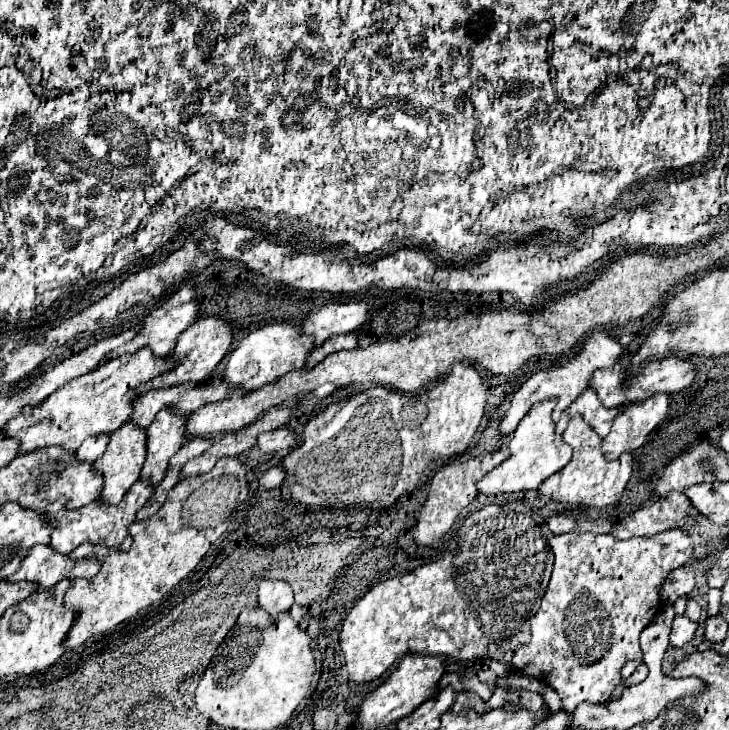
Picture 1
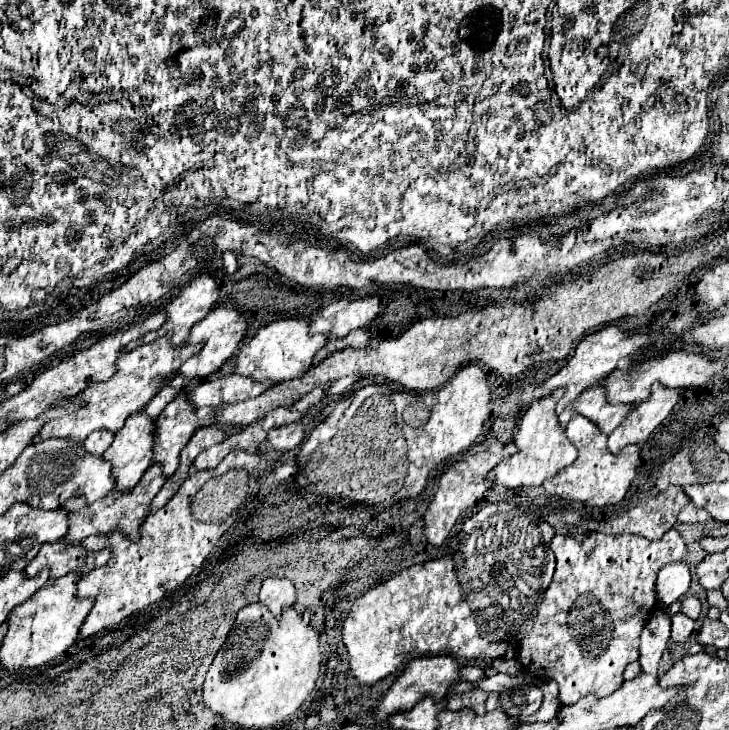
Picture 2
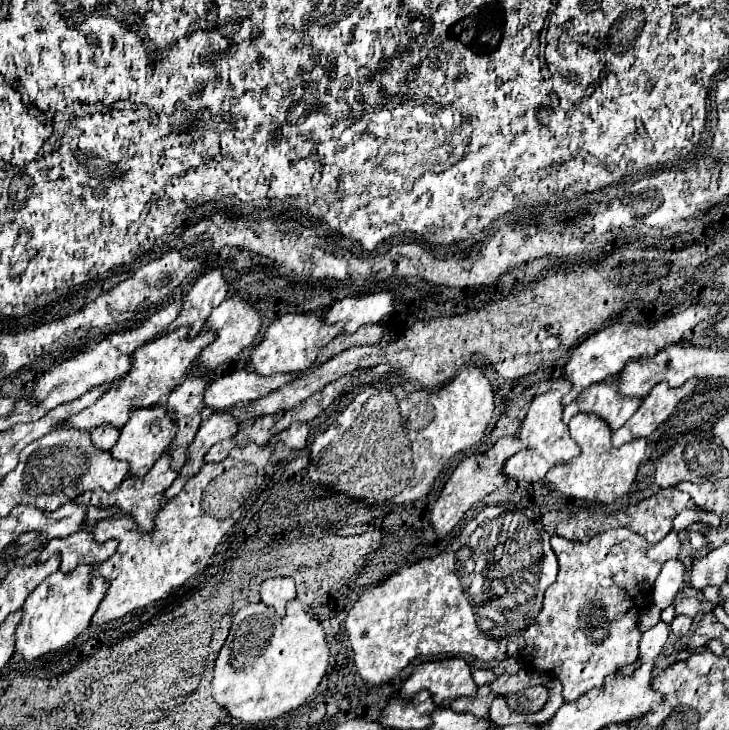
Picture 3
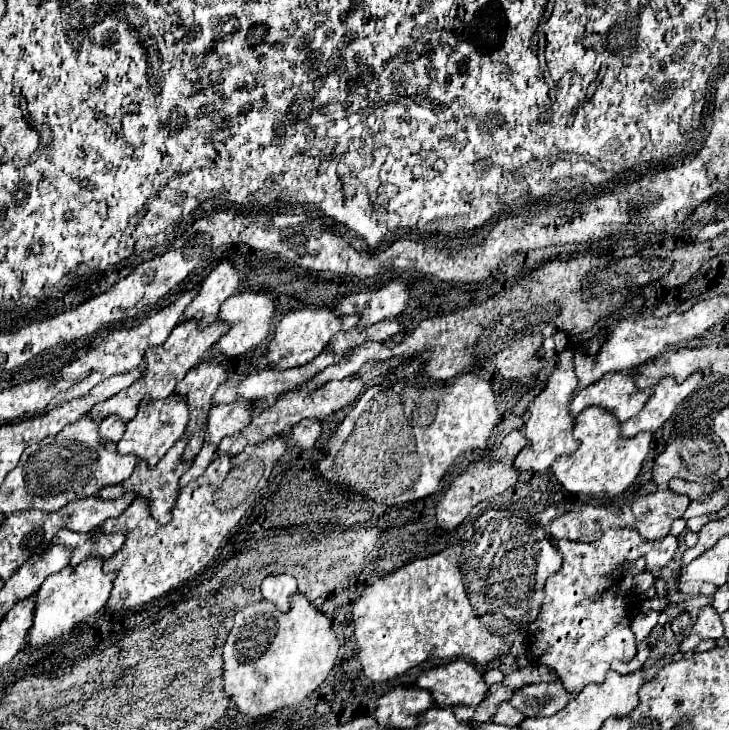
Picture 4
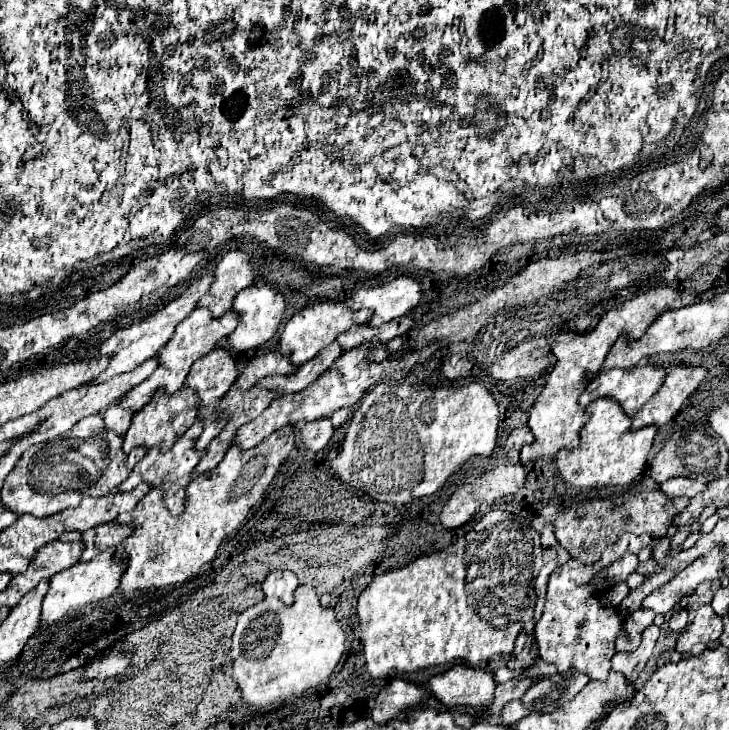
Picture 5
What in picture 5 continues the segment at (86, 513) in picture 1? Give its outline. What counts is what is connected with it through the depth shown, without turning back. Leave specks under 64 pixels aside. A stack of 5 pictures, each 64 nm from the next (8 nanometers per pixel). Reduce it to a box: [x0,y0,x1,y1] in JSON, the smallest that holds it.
[120,420,206,516]

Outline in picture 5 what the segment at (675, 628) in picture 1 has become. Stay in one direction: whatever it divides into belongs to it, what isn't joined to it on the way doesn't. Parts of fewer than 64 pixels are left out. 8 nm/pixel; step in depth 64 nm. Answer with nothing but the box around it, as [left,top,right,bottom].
[668,608,688,632]

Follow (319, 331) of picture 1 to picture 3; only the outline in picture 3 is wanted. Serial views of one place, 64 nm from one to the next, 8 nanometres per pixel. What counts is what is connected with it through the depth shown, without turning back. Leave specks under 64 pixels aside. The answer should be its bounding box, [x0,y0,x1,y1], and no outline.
[326,290,396,334]

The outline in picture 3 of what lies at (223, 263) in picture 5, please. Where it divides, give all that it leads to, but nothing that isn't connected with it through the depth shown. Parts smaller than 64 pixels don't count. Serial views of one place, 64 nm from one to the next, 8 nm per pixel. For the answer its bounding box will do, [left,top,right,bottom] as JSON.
[172,268,228,336]

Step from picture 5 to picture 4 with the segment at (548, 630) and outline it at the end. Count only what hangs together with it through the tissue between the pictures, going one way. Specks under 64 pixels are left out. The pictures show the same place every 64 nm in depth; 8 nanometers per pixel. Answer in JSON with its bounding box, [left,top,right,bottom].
[528,530,678,694]

